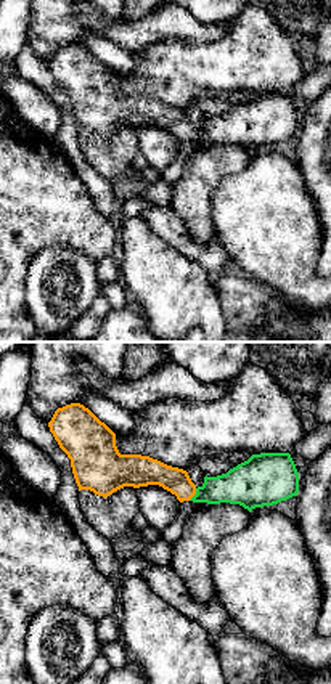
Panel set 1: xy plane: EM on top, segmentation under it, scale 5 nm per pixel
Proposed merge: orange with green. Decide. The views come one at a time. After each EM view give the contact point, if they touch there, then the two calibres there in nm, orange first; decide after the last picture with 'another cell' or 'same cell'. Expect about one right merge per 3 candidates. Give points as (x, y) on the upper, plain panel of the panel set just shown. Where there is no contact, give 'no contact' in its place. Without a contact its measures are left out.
(193, 135) | 130/190 nm

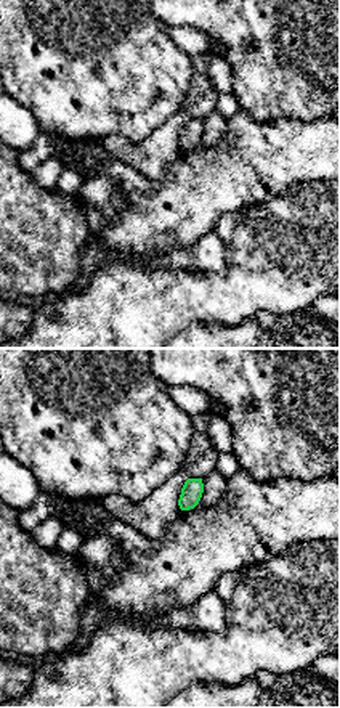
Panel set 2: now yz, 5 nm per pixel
no contact

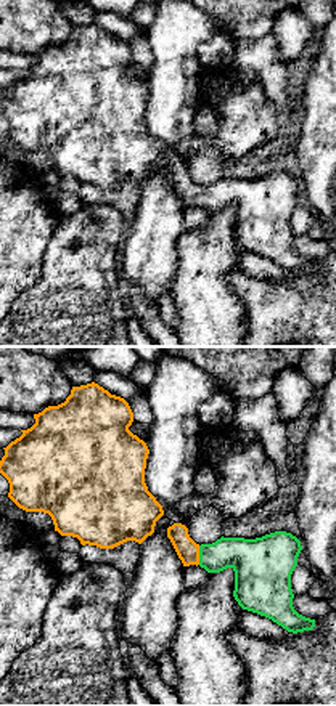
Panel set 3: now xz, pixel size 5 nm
(198, 196) | 110/190 nm

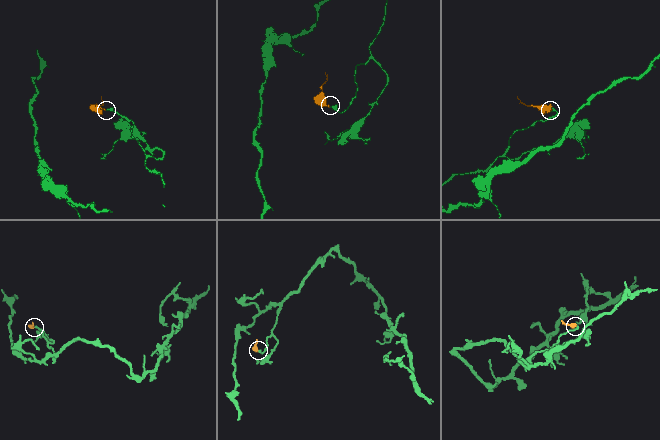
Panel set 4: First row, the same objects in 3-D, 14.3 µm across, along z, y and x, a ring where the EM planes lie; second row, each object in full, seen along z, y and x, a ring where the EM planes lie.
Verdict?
same cell

